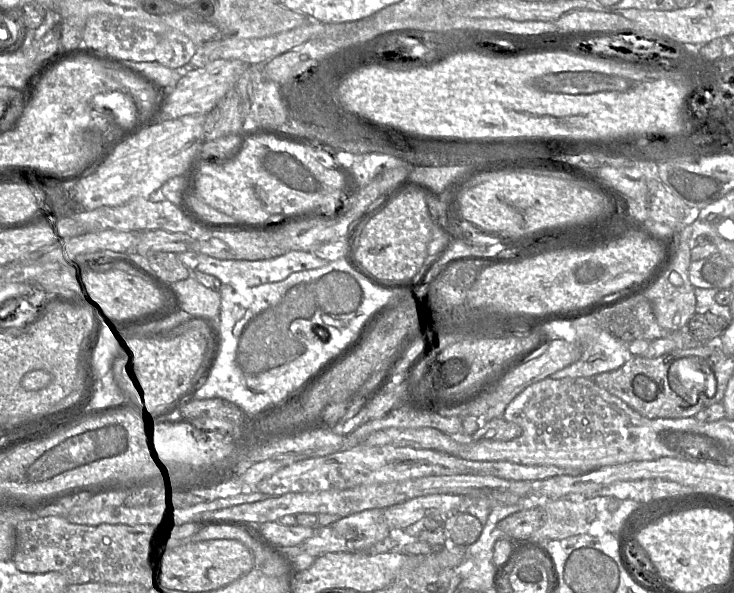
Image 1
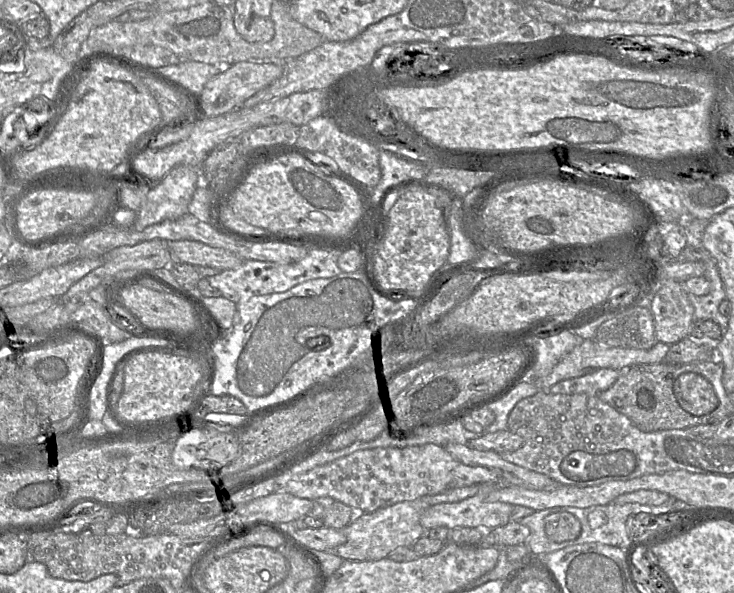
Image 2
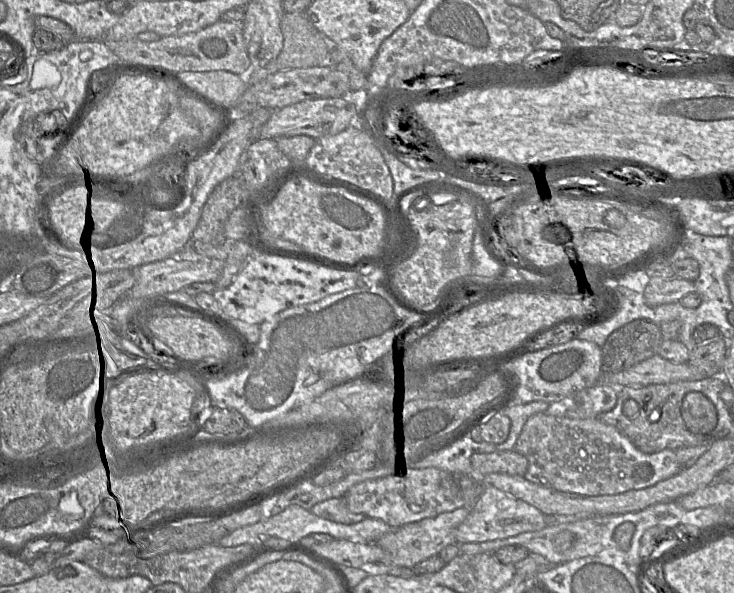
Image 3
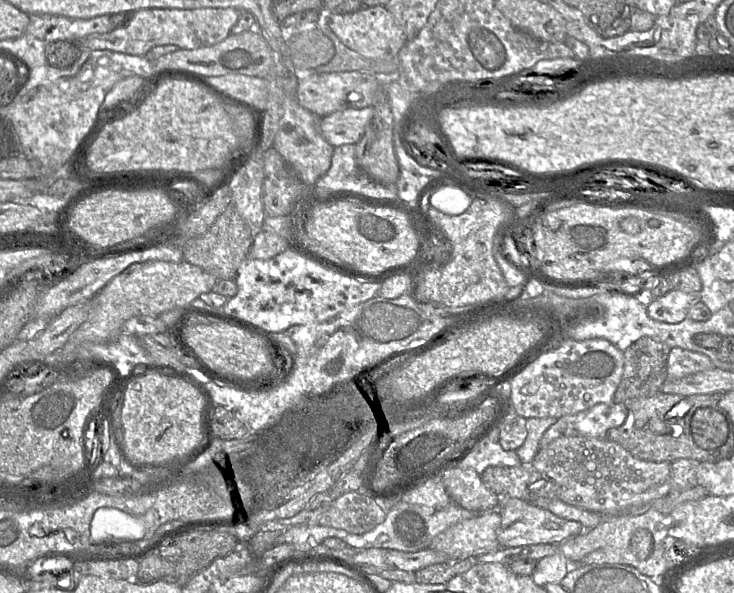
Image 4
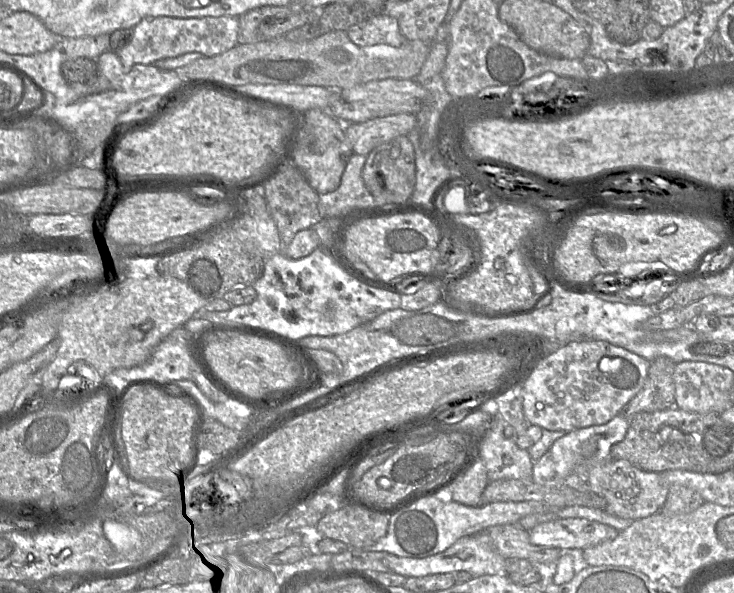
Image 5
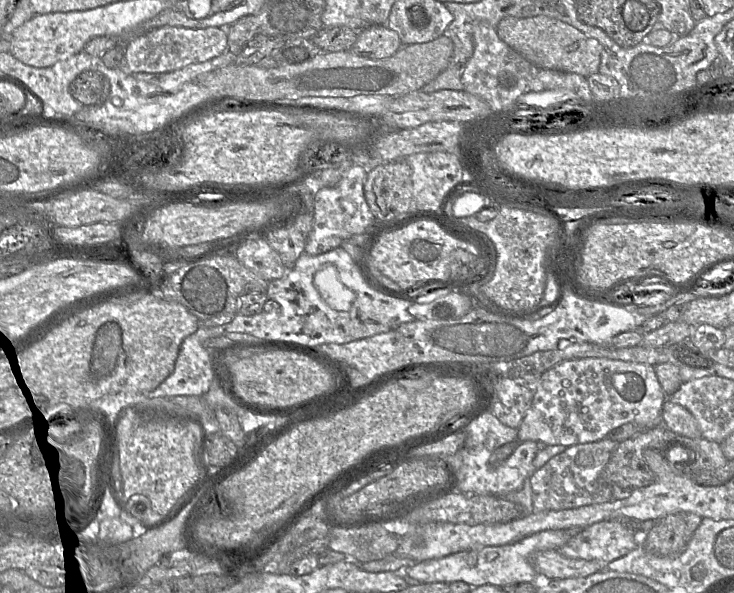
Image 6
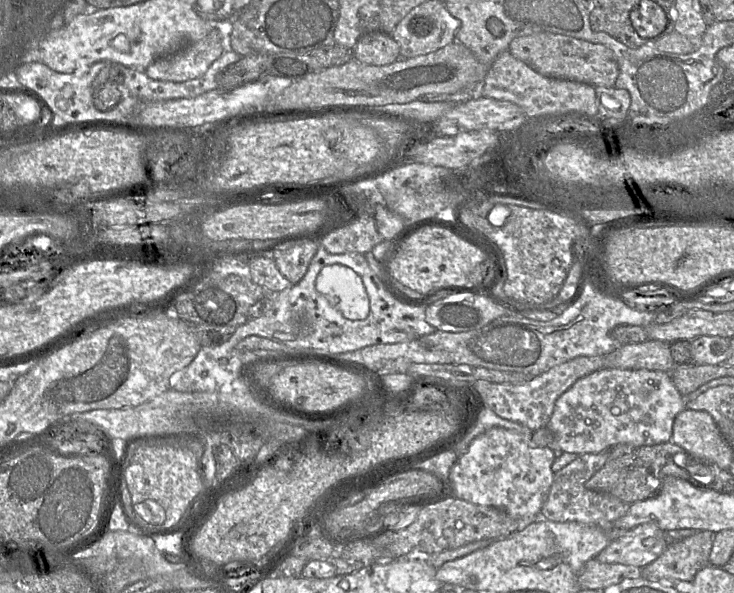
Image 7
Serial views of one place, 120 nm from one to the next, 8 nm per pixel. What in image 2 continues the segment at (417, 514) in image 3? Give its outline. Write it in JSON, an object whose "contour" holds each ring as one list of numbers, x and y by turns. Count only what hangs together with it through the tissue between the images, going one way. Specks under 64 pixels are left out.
{"contour":[[432,443,360,449,305,473,292,473,290,470,275,479,275,489,278,491,284,490,312,501,332,498,362,513,372,513,383,507,414,501,452,488,501,482,498,472,483,466,464,464,444,447]]}

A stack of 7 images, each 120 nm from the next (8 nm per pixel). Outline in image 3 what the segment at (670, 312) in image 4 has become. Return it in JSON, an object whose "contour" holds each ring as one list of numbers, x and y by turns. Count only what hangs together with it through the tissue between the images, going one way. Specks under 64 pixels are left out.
{"contour":[[651,277,643,294,650,306,657,307,680,302,683,297,694,291,693,281,681,278]]}

